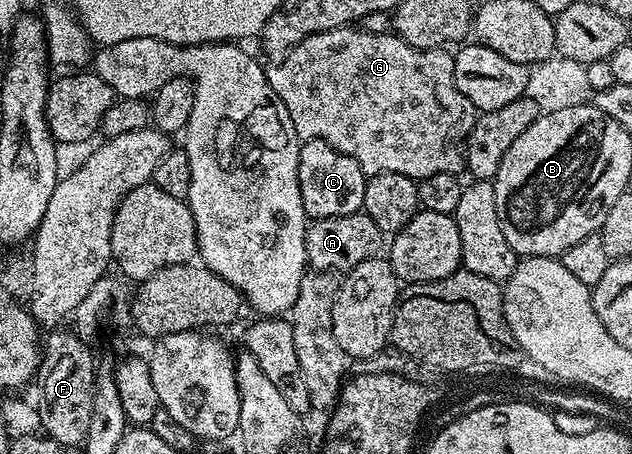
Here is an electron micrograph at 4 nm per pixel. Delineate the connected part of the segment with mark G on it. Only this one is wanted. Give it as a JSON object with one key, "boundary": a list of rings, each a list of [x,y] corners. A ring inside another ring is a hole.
{"boundary":[[[348,25],[305,37],[305,41],[301,41],[276,63],[279,63],[276,67],[268,66],[266,68],[267,80],[269,85],[273,85],[273,93],[277,93],[277,97],[281,97],[285,109],[289,109],[289,117],[293,120],[293,129],[297,129],[297,137],[301,141],[320,139],[333,145],[333,149],[353,157],[353,161],[357,161],[357,165],[361,165],[361,169],[369,177],[388,171],[389,173],[401,173],[405,177],[418,181],[425,177],[433,177],[433,173],[442,171],[455,173],[464,166],[463,148],[467,134],[471,132],[475,124],[477,112],[473,101],[469,101],[469,97],[465,97],[465,93],[461,93],[461,89],[457,89],[457,81],[453,77],[455,57],[450,50],[414,47],[394,33],[378,35],[362,30],[358,26]]]}

